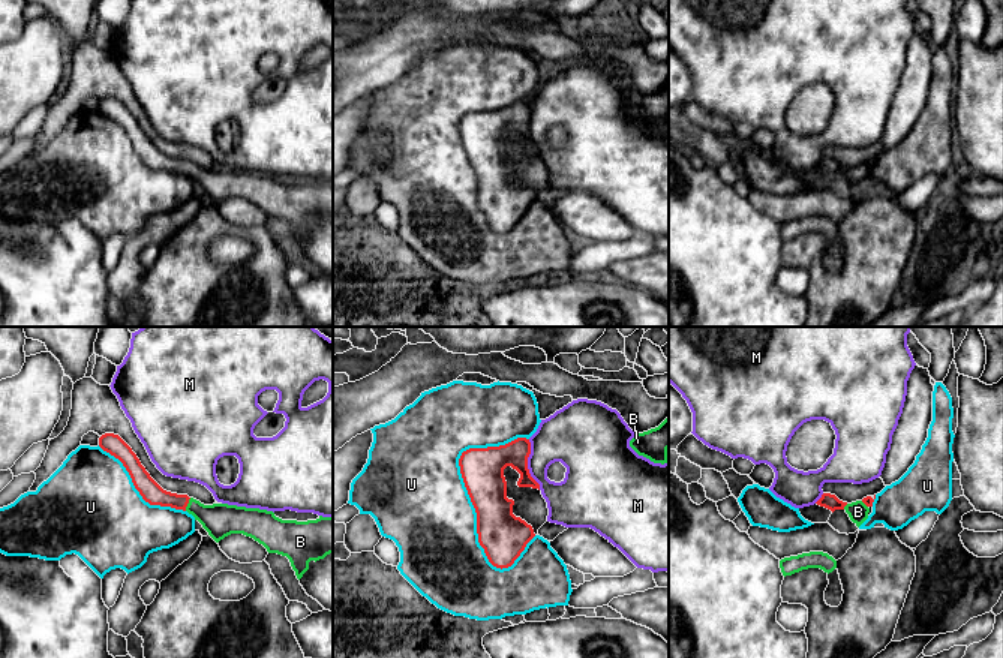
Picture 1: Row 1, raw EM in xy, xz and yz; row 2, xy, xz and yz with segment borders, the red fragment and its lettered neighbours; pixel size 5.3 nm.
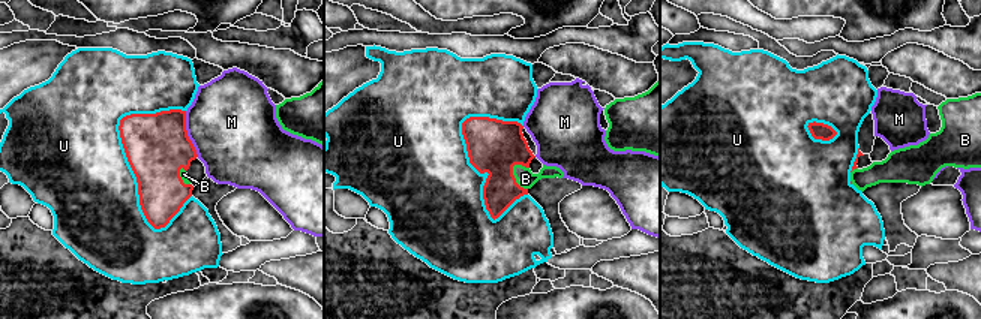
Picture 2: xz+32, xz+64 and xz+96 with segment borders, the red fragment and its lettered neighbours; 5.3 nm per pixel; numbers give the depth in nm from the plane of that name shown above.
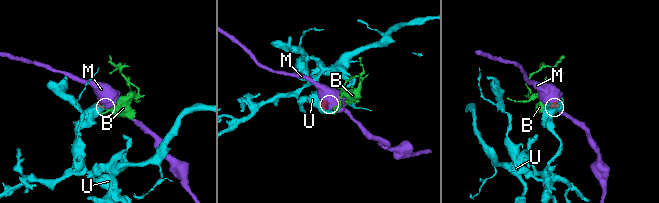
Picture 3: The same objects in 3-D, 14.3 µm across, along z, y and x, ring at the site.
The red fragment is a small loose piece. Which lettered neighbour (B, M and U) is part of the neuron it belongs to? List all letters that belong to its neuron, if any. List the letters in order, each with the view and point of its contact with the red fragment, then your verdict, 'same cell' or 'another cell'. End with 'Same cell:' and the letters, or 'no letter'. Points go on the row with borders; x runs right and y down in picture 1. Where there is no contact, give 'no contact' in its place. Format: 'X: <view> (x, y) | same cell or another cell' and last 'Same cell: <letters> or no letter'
B: xy (188, 502) | same cell
M: xz (526, 465) | another cell
U: xz (464, 480) | another cell
Same cell: B

